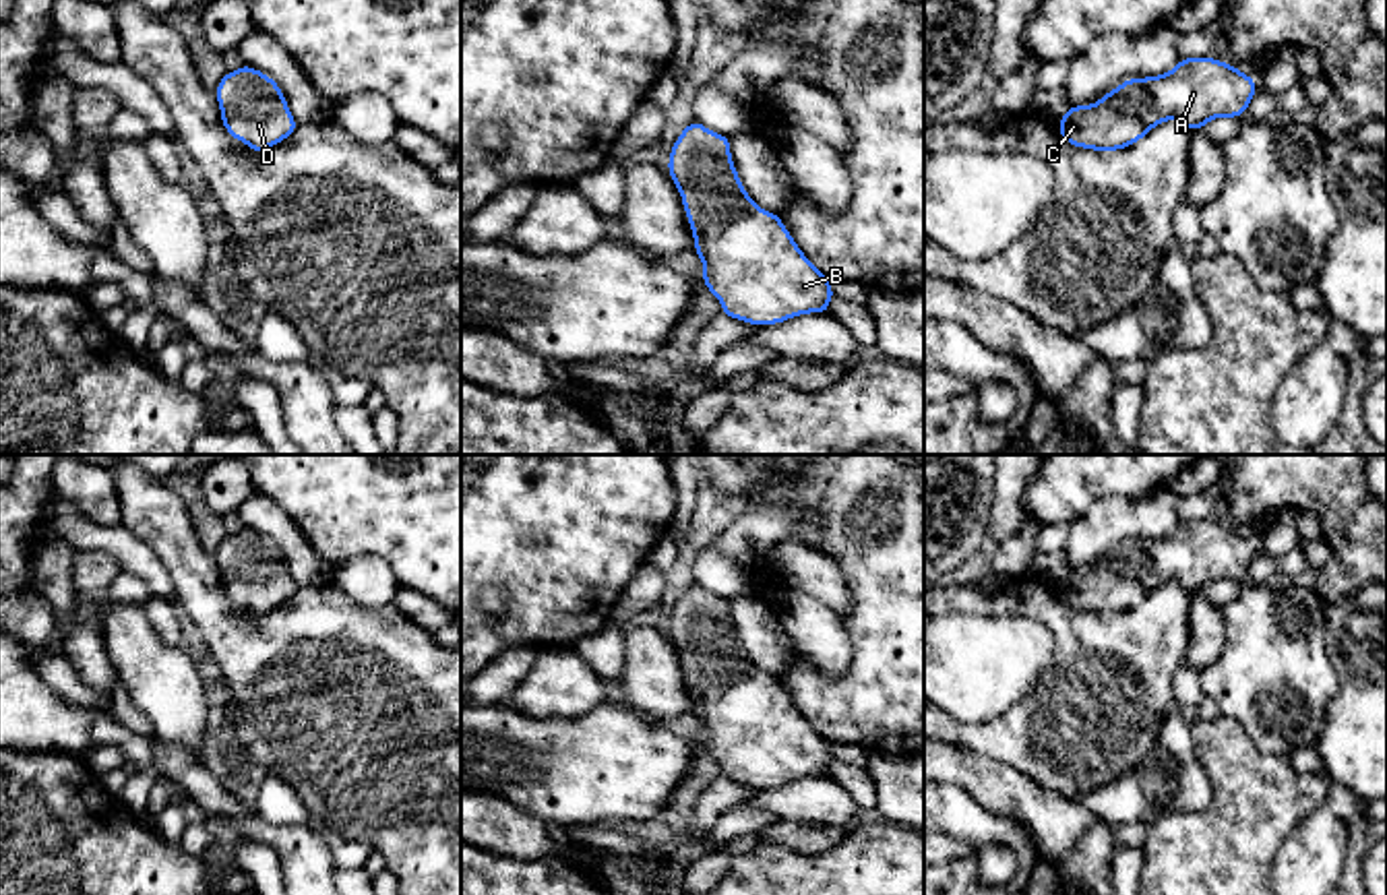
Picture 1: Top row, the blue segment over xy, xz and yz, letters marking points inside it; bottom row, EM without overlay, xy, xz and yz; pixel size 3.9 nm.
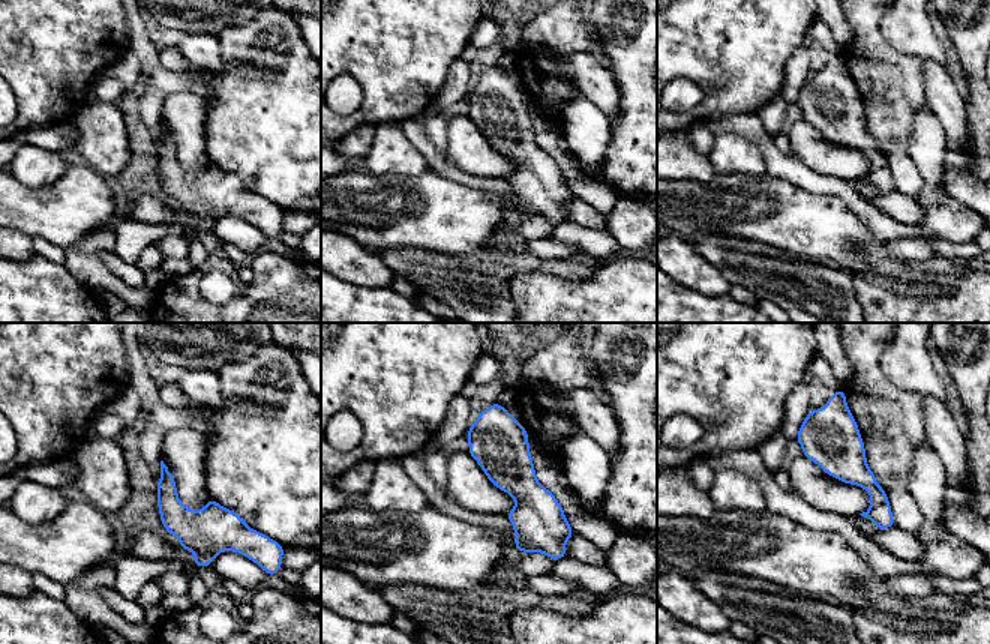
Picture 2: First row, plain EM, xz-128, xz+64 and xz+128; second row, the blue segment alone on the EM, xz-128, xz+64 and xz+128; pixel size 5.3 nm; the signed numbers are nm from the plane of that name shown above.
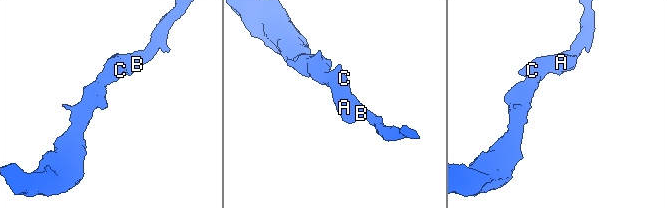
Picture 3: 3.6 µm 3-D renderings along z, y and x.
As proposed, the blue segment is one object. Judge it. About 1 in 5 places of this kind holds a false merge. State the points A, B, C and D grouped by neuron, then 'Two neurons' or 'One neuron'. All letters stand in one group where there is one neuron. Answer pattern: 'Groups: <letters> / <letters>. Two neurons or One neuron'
Groups: A B C D. One neuron

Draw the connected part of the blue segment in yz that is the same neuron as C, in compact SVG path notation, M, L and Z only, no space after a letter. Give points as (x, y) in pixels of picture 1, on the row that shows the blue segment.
M1180 58L1166 74L1127 79L1096 103L1069 105L1058 134L1079 149L1120 151L1166 120L1201 130L1213 118L1240 118L1257 89L1253 76L1232 64Z

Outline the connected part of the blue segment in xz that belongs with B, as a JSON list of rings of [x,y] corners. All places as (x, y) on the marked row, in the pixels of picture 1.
[[[692,120],[670,149],[668,174],[682,196],[692,252],[703,260],[701,279],[719,300],[723,316],[767,327],[808,312],[827,314],[835,298],[829,277],[806,258],[779,215],[748,196],[732,161],[730,136]]]

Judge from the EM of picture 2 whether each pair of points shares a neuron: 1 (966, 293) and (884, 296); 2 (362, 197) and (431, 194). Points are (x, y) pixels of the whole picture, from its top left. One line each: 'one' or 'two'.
1: one
2: one

